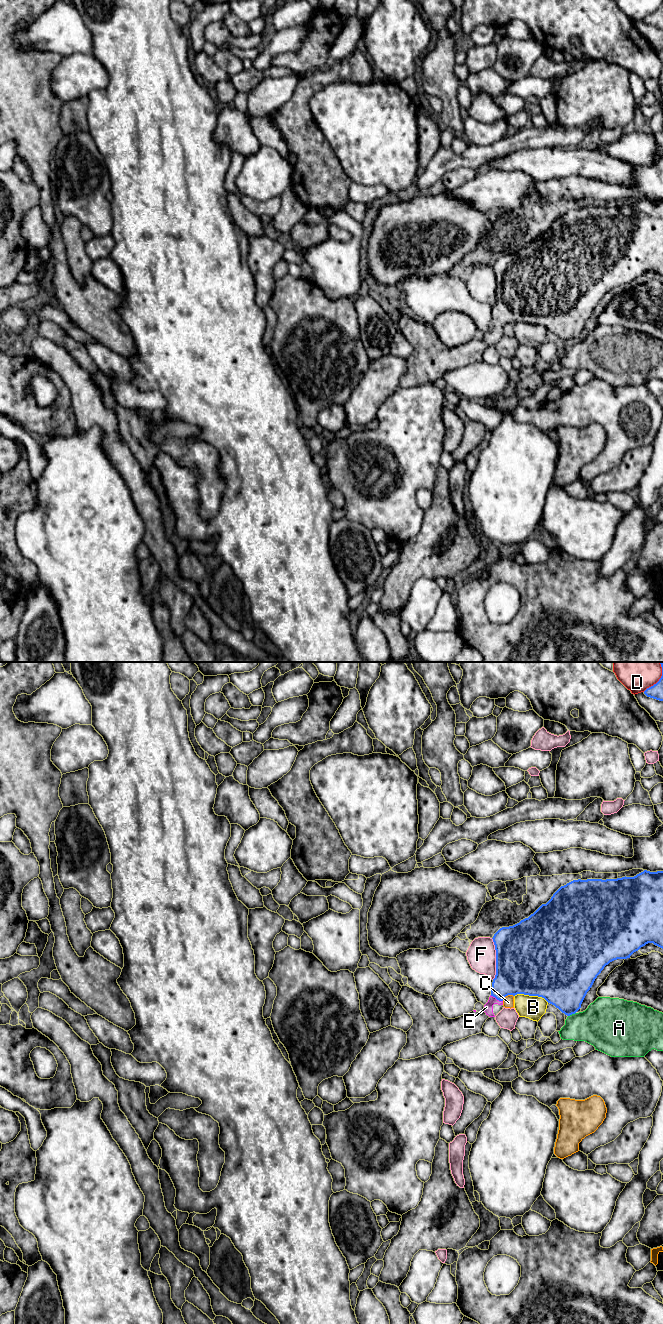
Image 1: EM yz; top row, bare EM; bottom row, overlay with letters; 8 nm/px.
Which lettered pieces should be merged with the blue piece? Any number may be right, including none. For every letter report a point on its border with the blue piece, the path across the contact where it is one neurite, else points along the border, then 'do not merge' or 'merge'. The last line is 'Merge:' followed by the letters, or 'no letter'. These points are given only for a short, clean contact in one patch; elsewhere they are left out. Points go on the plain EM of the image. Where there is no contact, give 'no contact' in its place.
A: meets blue in yz at (571, 342); do not merge
B: meets blue in yz at (531, 323); do not merge
C: meets blue in yz at (507, 323); do not merge
D: meets blue in yz at (654, 12); do not merge
E: meets blue in yz at (496, 326); runs through yz (516, 302), (498, 320), (496, 326), (488, 335); merge
F: meets blue in yz at (496, 287); do not merge
Merge: E

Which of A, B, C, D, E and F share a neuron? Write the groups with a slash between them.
A / B / C / D / E / F

